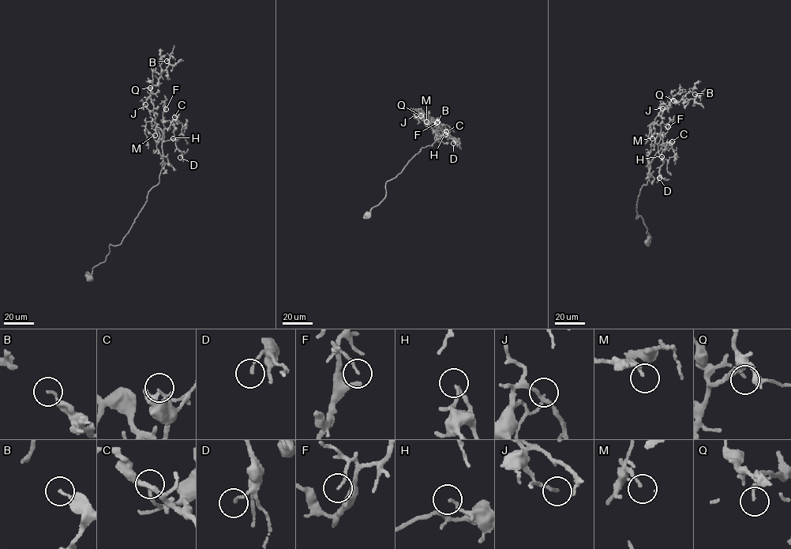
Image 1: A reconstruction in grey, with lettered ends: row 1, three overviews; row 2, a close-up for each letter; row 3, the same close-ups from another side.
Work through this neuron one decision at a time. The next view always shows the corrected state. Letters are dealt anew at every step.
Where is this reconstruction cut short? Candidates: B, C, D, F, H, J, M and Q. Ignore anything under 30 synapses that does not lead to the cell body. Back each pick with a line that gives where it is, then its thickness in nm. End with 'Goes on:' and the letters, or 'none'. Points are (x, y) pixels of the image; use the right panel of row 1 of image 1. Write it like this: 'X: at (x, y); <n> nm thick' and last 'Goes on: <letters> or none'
F: at (668, 126); 100 nm thick
Goes on: F

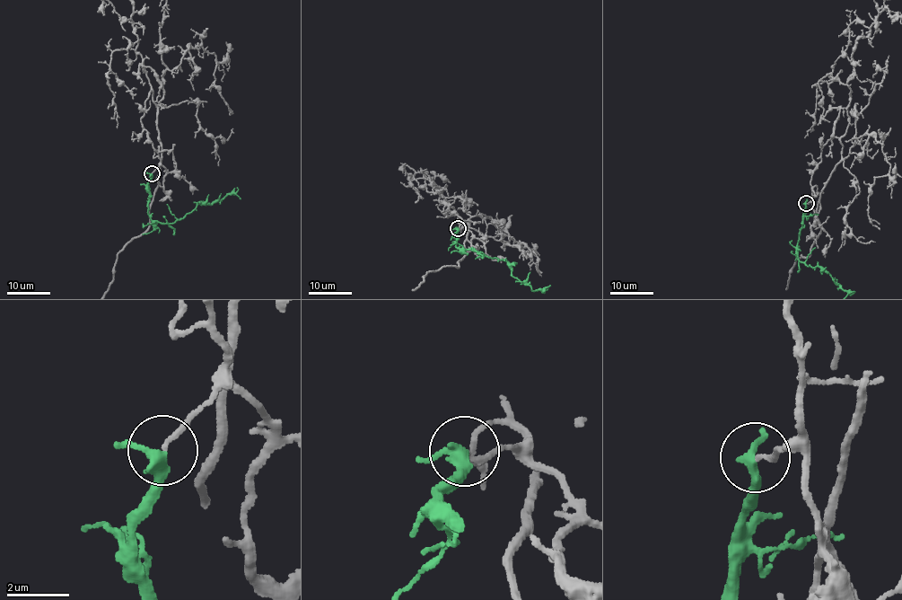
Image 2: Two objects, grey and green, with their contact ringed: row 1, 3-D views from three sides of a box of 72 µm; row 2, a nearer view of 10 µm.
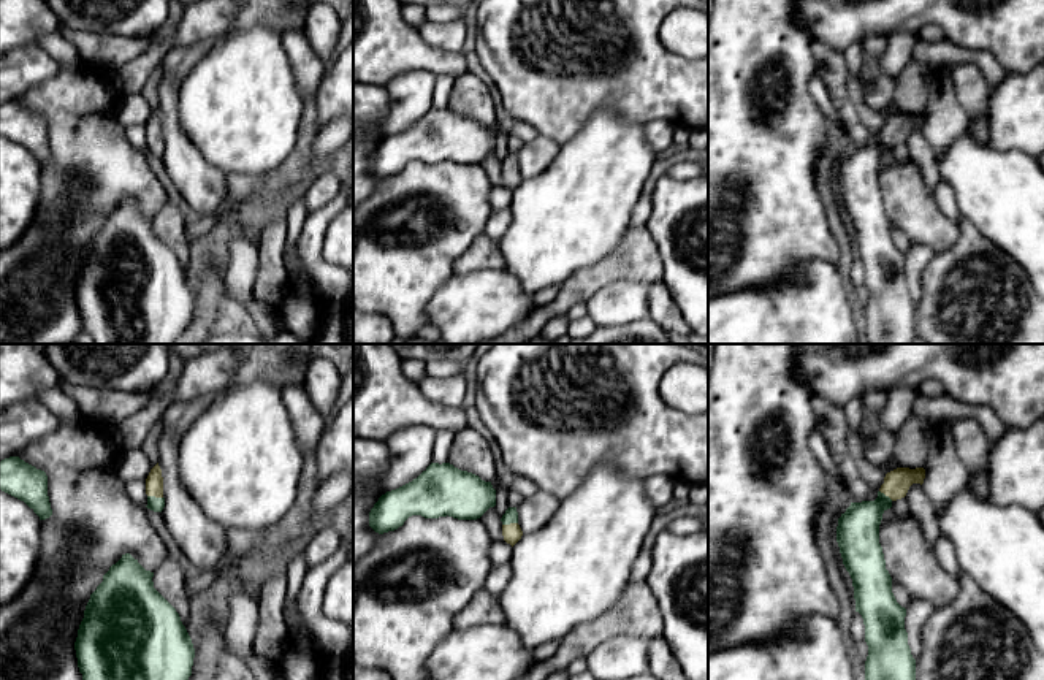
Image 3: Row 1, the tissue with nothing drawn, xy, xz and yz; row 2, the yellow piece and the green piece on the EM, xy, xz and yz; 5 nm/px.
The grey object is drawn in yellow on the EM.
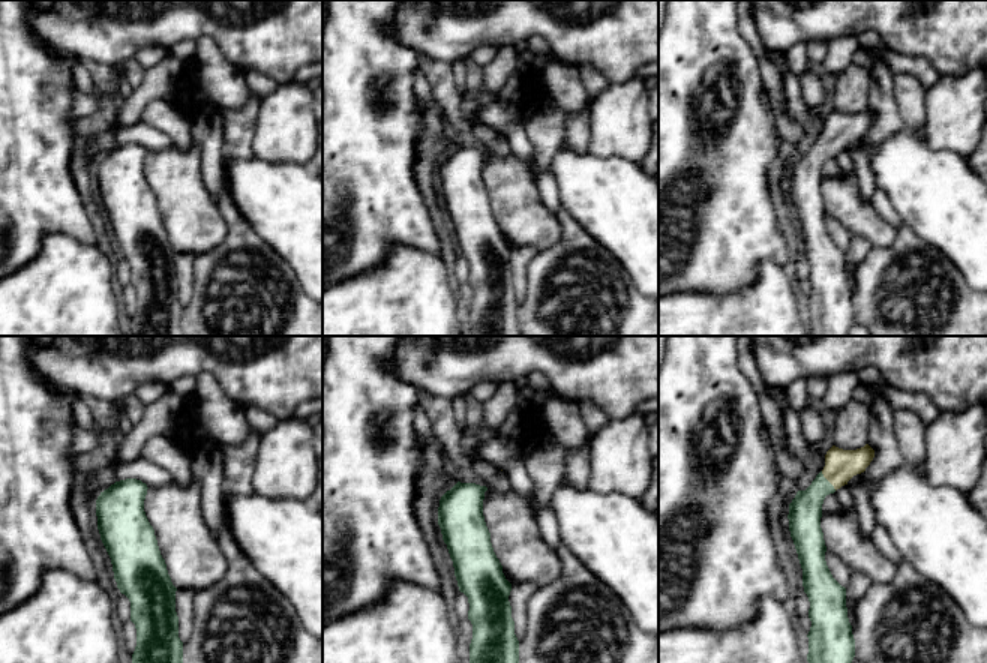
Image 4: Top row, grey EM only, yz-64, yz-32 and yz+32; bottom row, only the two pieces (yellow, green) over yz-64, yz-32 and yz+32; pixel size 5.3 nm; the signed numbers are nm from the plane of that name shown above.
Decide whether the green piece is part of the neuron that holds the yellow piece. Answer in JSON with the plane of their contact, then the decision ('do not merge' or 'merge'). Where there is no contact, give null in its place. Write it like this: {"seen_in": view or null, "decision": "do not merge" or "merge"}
{"seen_in": "xy", "decision": "merge"}

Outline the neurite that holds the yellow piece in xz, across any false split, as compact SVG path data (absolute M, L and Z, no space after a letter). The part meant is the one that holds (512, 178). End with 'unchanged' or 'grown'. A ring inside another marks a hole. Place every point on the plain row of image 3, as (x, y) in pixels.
M509 152L502 160L501 166L504 185L513 192L523 181L523 176L518 170L516 152Z; grown

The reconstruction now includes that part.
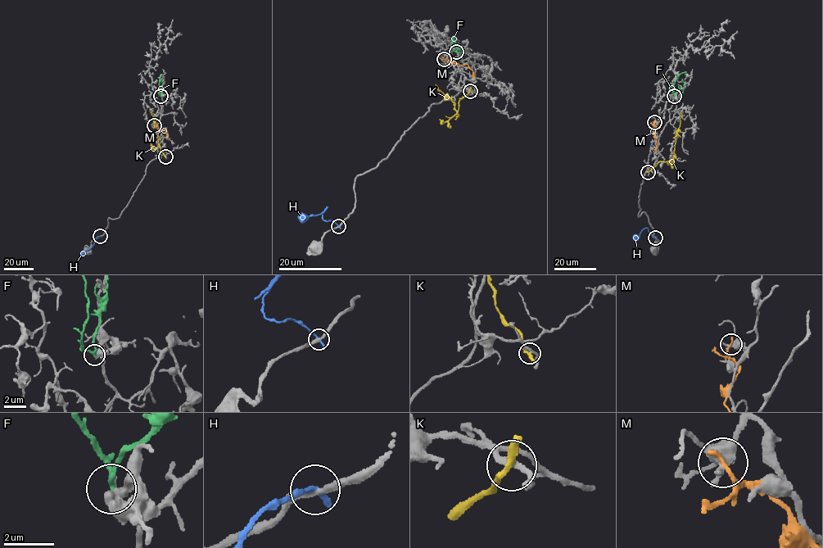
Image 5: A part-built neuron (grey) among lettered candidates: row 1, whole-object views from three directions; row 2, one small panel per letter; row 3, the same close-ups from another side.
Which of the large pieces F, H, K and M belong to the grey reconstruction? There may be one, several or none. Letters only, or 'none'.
none

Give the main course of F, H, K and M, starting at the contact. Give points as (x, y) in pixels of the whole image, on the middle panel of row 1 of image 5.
F: (457, 52), (453, 48), (453, 37), (458, 41)
H: (338, 226), (332, 220), (323, 219), (327, 207), (315, 215), (297, 217)
K: (470, 91), (460, 99), (457, 115), (454, 101), (449, 96), (445, 97), (436, 84)
M: (444, 59), (452, 64), (468, 64), (474, 76), (472, 75)

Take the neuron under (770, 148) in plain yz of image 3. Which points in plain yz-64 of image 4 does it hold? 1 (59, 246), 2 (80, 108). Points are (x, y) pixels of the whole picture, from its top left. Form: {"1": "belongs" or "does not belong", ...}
{"1": "does not belong", "2": "does not belong"}

